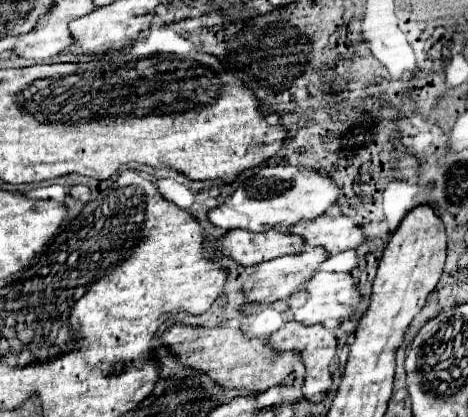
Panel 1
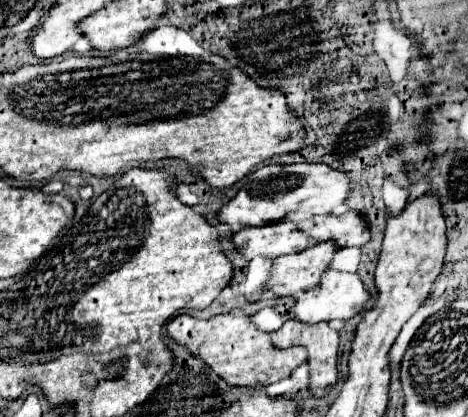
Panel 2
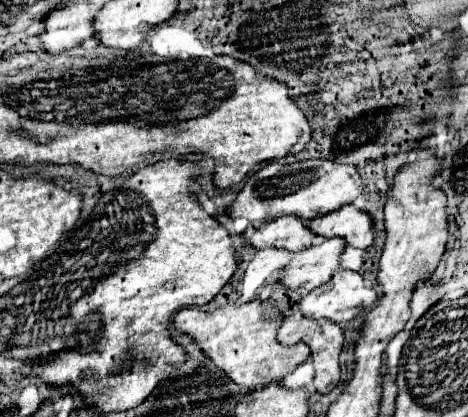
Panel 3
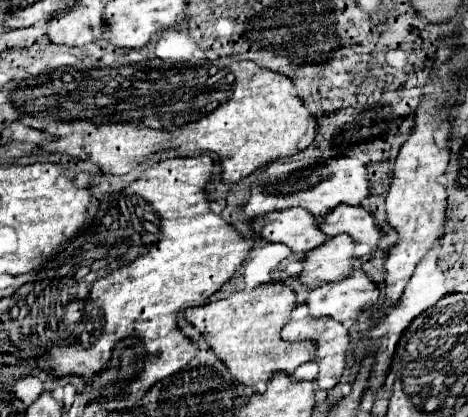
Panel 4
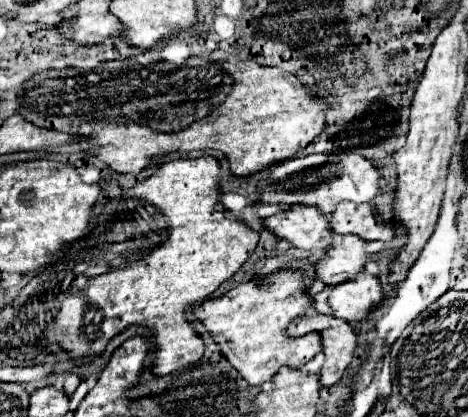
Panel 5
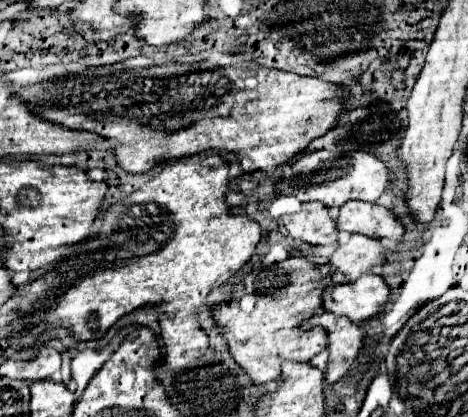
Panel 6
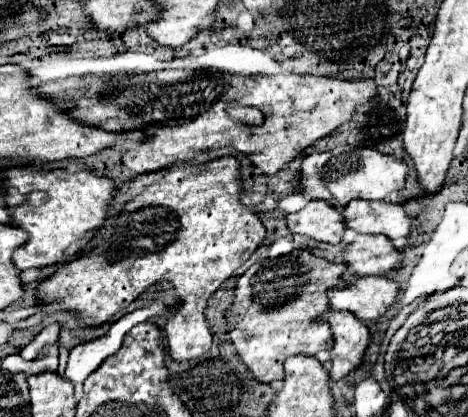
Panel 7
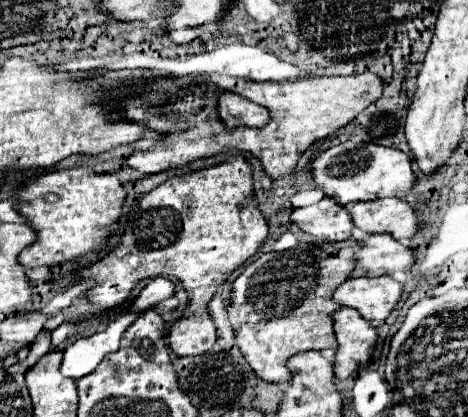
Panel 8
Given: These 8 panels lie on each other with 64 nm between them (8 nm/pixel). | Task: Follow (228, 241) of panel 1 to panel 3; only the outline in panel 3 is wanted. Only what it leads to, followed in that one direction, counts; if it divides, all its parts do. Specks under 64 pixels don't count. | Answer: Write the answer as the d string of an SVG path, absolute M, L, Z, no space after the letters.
M278 216L274 220L248 224L244 230L244 244L254 248L288 248L292 252L306 250L314 246L318 238L314 232L308 232L308 222L296 216Z

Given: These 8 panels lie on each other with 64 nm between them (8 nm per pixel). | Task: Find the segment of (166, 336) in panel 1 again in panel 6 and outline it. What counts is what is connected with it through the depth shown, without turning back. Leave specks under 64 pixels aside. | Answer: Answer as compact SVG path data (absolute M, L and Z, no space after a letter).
M330 268L324 270L324 274L320 278L310 278L306 284L292 284L292 286L284 284L284 288L280 288L280 292L260 292L260 288L252 288L252 284L244 284L243 279L233 287L229 297L212 308L216 324L222 326L222 334L230 348L230 354L248 372L248 376L252 378L254 384L266 384L266 382L278 380L280 366L284 360L312 360L318 352L322 352L328 346L328 342L326 342L328 334L324 332L324 328L306 328L304 330L304 322L310 320L314 316L314 312L322 312L320 296L322 296L324 288L328 288L330 284L332 284Z

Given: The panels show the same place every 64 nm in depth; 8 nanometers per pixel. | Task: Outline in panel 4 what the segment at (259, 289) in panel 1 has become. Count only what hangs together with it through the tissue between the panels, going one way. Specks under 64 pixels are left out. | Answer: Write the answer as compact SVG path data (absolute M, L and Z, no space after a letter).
M334 236L326 244L318 246L316 250L306 254L304 268L300 272L300 278L304 284L314 288L316 284L328 284L342 280L348 276L348 272L354 270L354 248L356 242L352 236Z

